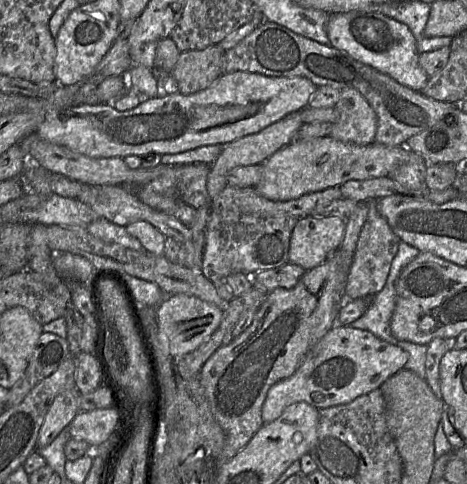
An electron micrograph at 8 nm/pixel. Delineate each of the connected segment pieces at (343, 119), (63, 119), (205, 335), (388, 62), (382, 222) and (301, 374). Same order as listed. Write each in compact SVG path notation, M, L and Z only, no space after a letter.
M341 89L335 108L338 119L332 123L330 137L355 145L375 142L377 115L357 89Z
M243 71L221 75L211 86L190 95L175 93L144 100L136 108L119 112L112 103L80 105L51 112L35 134L56 145L89 158L107 159L151 154L178 154L208 145L227 145L248 135L256 134L292 113L308 106L317 86L303 77L271 77Z
M186 294L166 295L156 311L158 332L168 338L169 353L179 359L198 349L210 339L219 327L223 311L195 296Z
M350 11L330 14L326 30L332 47L415 91L421 91L426 86L429 76L419 64L420 53L407 25L379 12Z
M368 201L367 203L369 203L368 217L360 232L344 287L346 300L373 297L383 289L392 261L401 243L387 220L379 213L377 201Z
M335 325L308 352L295 373L274 384L262 406L262 420L276 420L288 406L305 402L325 409L350 403L367 394L404 369L409 354L402 348L385 342L370 331L351 326Z

